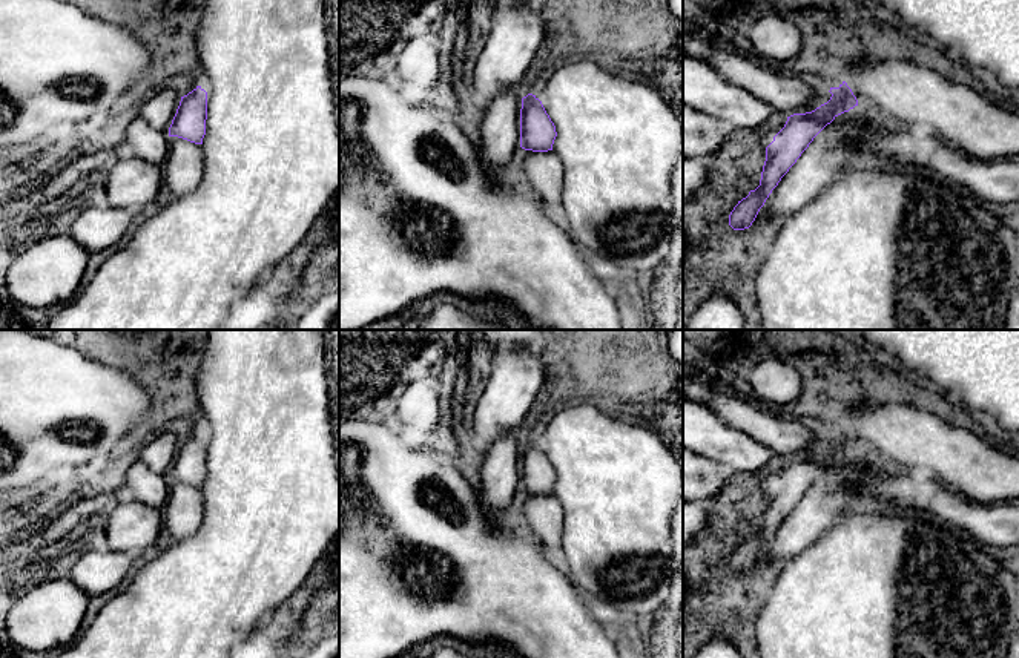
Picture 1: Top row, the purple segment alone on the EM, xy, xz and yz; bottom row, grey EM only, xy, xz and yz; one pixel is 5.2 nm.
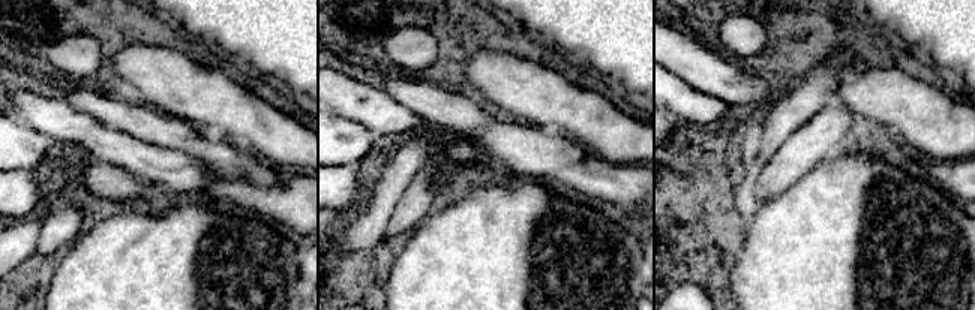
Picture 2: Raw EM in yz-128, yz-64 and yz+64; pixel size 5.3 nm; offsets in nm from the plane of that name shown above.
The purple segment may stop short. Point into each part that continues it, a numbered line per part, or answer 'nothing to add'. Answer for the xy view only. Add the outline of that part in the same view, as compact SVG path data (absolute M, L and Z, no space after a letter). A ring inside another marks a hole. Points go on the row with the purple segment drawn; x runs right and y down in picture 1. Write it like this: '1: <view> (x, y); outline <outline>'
1: xy (183, 167); outline M169 137L169 153L161 167L166 198L187 195L196 189L203 178L204 156L201 144Z

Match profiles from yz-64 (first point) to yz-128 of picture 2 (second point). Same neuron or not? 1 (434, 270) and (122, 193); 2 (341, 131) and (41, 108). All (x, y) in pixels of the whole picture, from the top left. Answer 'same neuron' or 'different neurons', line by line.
1: different neurons
2: different neurons

